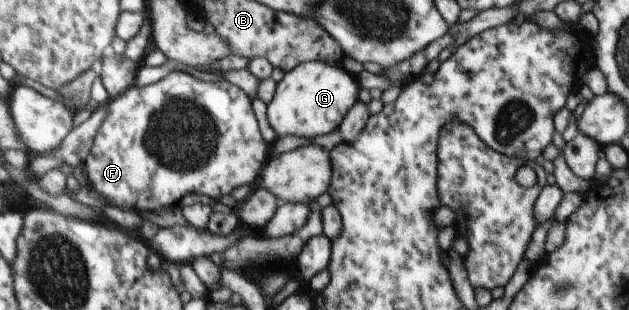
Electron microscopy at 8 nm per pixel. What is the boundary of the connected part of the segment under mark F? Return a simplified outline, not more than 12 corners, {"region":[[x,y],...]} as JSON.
{"region":[[186,72],[108,101],[83,166],[159,211],[258,181],[252,100]]}

